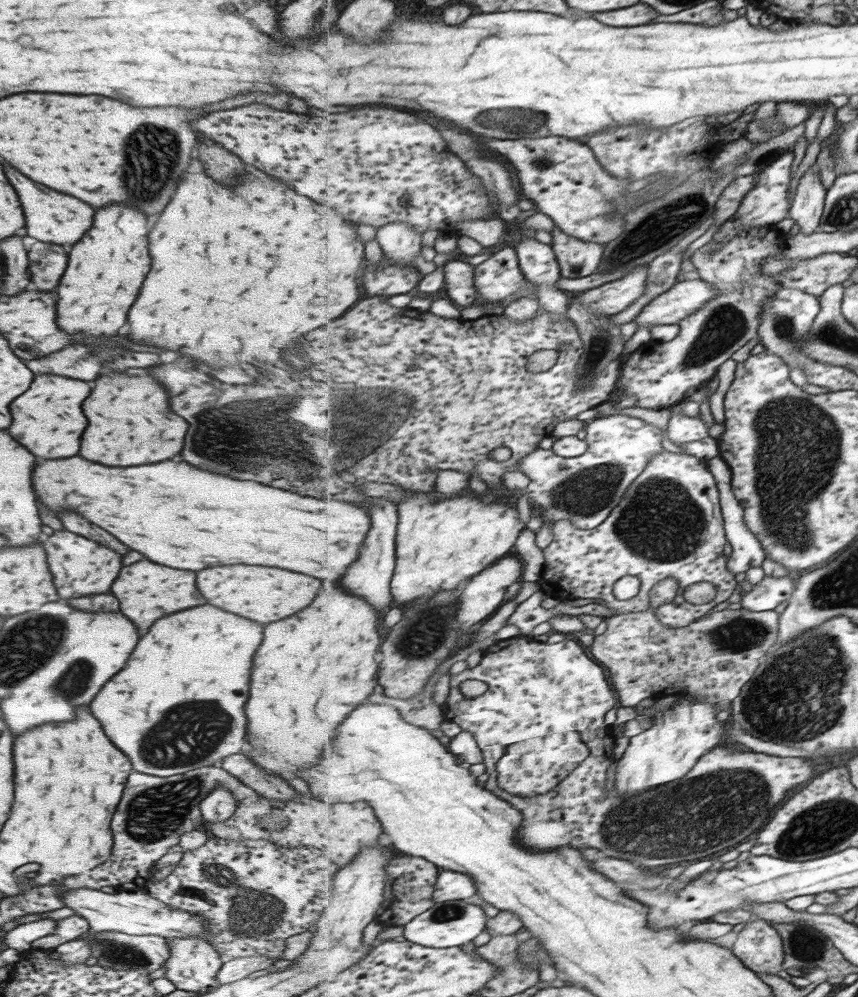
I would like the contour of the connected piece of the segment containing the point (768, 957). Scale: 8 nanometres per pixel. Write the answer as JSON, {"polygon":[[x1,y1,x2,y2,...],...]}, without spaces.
{"polygon":[[758,917,753,918,738,934,732,951,735,956,739,957,739,960,743,961,743,964,756,973,768,972,769,974,787,977,784,966,784,961,786,960,784,941,780,932,770,924,770,921,765,921]]}

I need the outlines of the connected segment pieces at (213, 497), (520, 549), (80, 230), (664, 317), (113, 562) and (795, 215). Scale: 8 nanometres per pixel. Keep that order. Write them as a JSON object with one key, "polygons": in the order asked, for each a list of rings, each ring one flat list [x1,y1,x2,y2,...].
{"polygons":[[[71,456,65,460,43,460,35,468,31,480,37,500,49,510,71,508,91,524,113,534,121,544,141,552,147,560,191,572,219,564,257,564,307,574,319,580,339,580,347,574,349,566,357,562,363,540,371,530,371,516,355,504,342,500,313,500,257,482,241,482,203,472,185,462,163,460,133,468,107,468]],[[525,529,514,546,516,552,524,560,524,573,521,581,542,583,546,569,544,550,537,544,537,534]],[[1,162,1,164,3,164,3,174,7,176,9,184,13,186,13,190,17,192,17,198,21,202,24,218,23,234,31,236,39,242,58,244,69,249,76,240,82,238,88,228,91,228,92,220,89,218,93,216,93,208,89,210,89,206,83,204,81,200,75,200,65,194,57,194,55,190,51,190,47,186,33,184,29,178,15,172,15,168,11,168,7,162]],[[697,275,686,276,667,292,653,299,636,317,635,321,640,324,639,330,625,343,624,353,634,353,643,349,645,344,652,339,651,329,658,324,680,324,689,315,702,310,707,302,715,300,720,295,720,290,713,283,707,282]],[[55,530,45,542,43,550,47,554,47,566,53,574,53,584,59,596,75,598,75,596,89,596,89,594,103,594,109,590,111,582,115,580,121,556,111,552,109,548,103,548,101,544,95,544,83,536,77,536,67,530]],[[817,166,809,167,799,180,789,212,789,217,805,234,818,231,824,215,827,194,828,189,819,178]]]}

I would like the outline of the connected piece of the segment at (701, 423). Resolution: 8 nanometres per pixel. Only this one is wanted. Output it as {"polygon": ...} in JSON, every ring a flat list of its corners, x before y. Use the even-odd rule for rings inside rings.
{"polygon":[[680,411,672,412,668,424,668,435,672,443,682,446,709,437,709,428,703,419,689,418]]}

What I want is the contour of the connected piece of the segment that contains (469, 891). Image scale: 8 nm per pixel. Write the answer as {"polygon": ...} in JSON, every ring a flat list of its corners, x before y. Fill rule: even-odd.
{"polygon":[[441,870,436,890,433,894,434,904,457,900,471,900,478,895,477,886,471,876,453,872,453,870]]}

